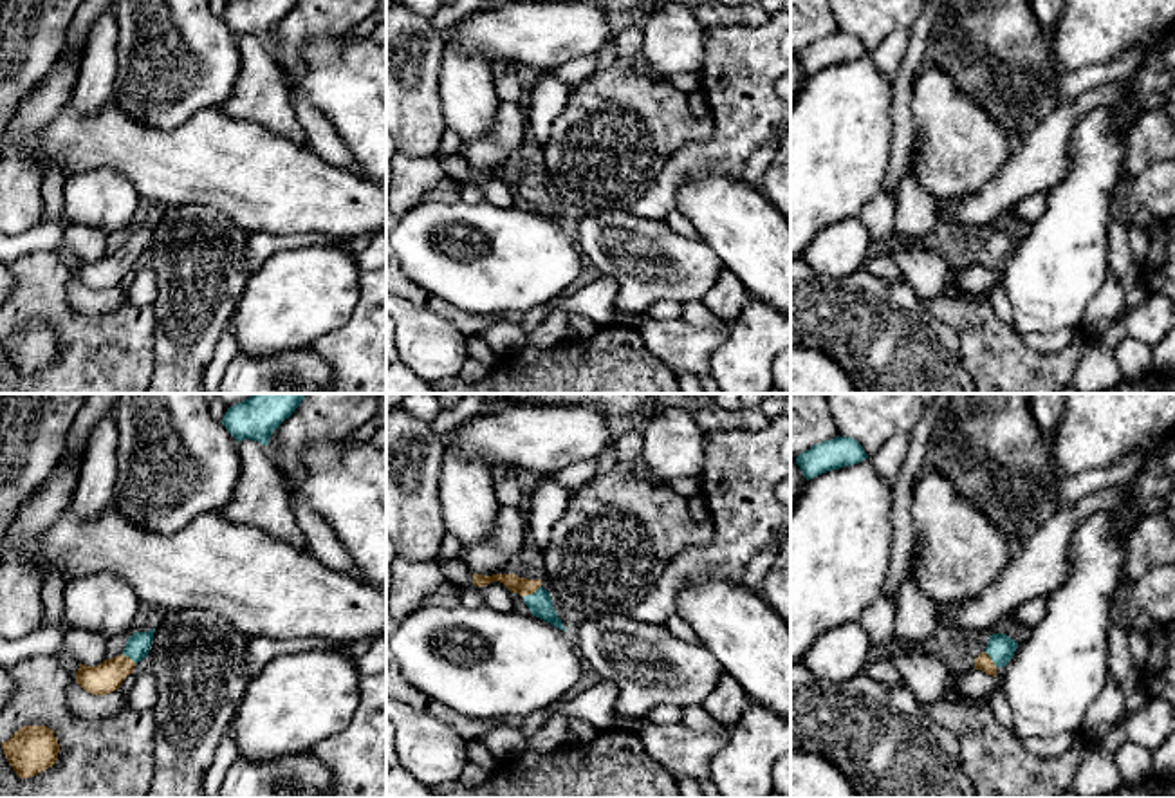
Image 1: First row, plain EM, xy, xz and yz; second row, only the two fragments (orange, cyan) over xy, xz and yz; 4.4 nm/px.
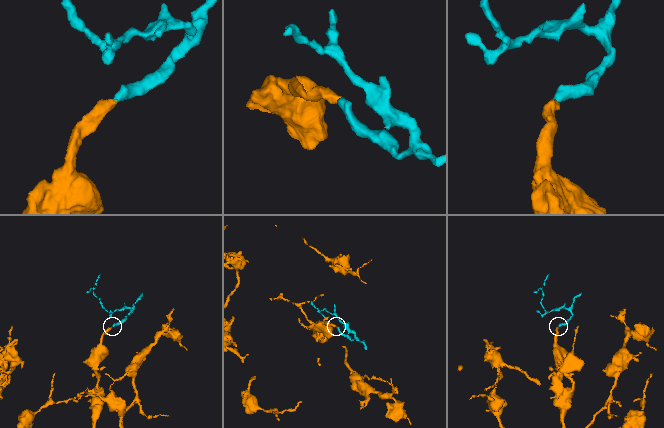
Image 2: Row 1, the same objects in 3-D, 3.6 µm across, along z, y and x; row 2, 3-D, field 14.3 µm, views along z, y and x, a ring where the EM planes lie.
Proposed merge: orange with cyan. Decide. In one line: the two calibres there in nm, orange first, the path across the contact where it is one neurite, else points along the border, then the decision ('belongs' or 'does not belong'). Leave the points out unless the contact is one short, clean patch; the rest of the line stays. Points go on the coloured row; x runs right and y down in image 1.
80 nm thick on the orange side, 110 nm on the other; runs through xz (515, 584), (531, 593), (540, 603); belongs

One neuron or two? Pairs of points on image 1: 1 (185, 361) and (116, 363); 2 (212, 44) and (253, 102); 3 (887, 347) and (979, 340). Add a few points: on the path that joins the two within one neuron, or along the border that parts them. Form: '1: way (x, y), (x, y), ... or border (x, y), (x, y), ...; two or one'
1: border (156, 318), (152, 374); two
2: border (239, 38), (239, 78), (233, 92), (217, 109); two
3: border (928, 313), (955, 333), (961, 363), (970, 374); two

